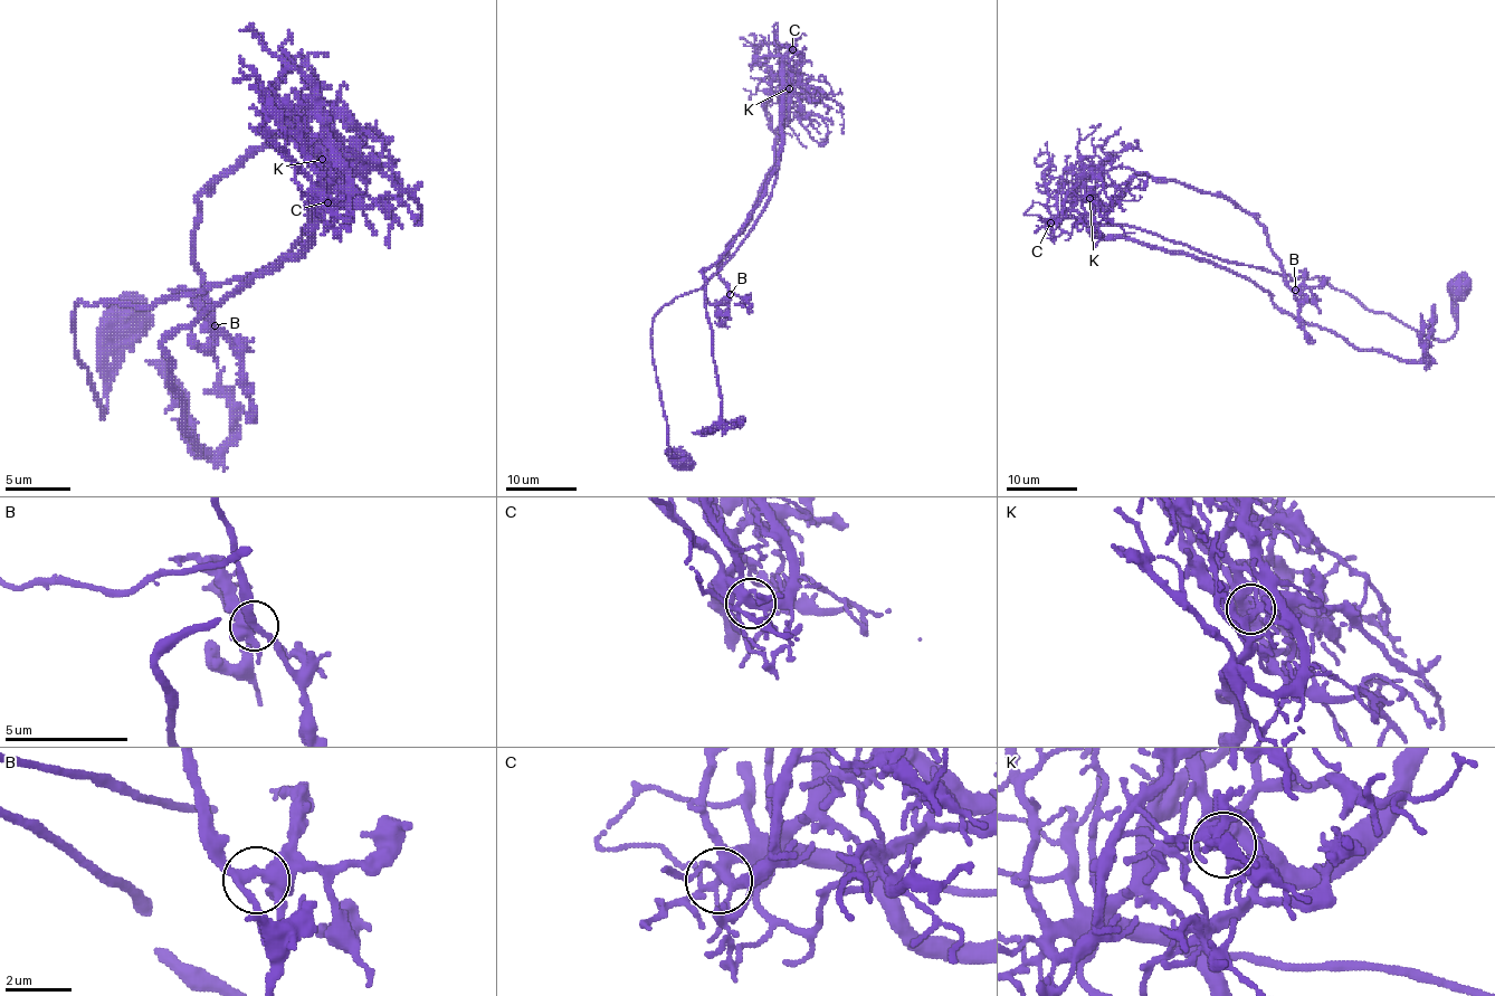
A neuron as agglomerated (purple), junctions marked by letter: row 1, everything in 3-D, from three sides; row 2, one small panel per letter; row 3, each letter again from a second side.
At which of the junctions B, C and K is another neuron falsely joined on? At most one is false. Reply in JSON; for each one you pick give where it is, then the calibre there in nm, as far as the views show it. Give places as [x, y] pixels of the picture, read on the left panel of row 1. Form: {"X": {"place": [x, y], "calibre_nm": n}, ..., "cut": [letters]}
{"K": {"place": [322, 159], "calibre_nm": 130}, "cut": ["K"]}

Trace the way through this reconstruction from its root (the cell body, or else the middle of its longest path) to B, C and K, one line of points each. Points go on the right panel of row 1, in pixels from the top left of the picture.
B: (1115, 226), (1067, 214), (1079, 199), (1110, 205), (1136, 176), (1222, 193), (1256, 217), (1295, 290)
C: (1115, 226), (1074, 218), (1054, 218), (1050, 223)
K: (1115, 226), (1076, 220), (1067, 214), (1079, 199), (1089, 199)

